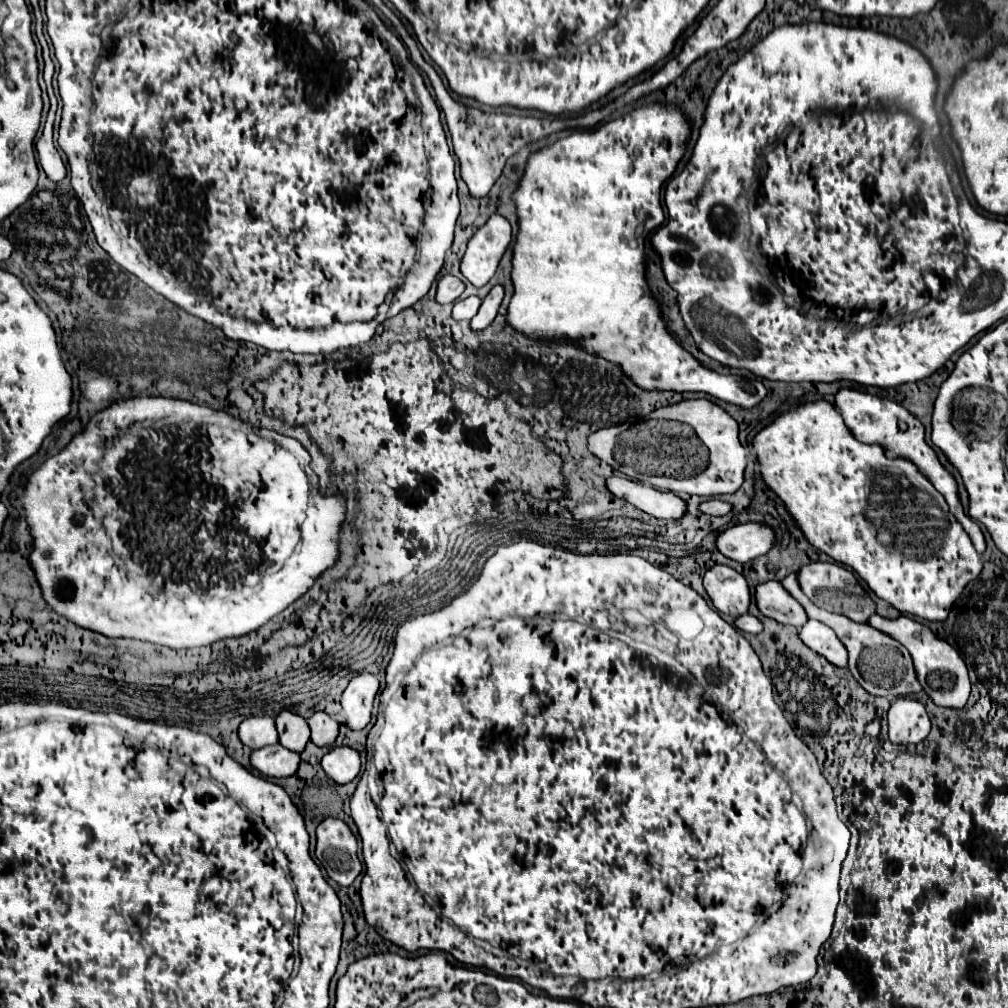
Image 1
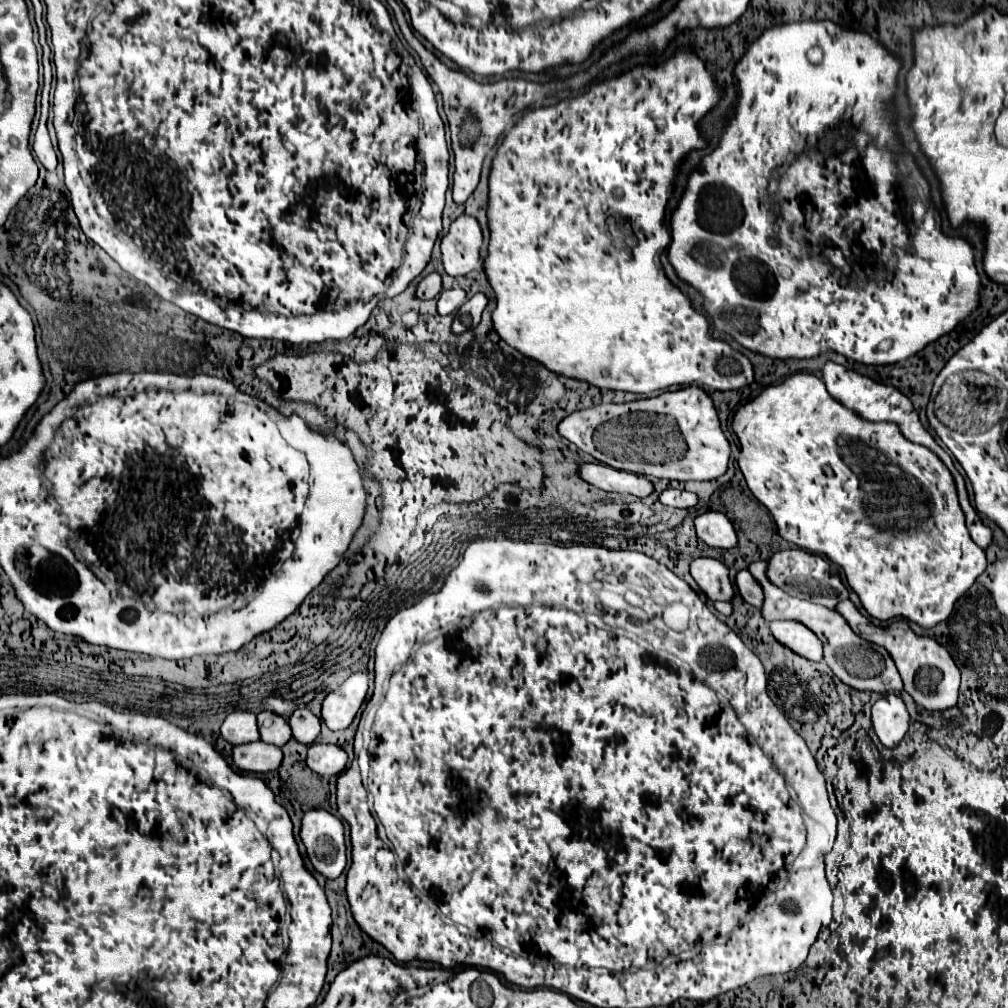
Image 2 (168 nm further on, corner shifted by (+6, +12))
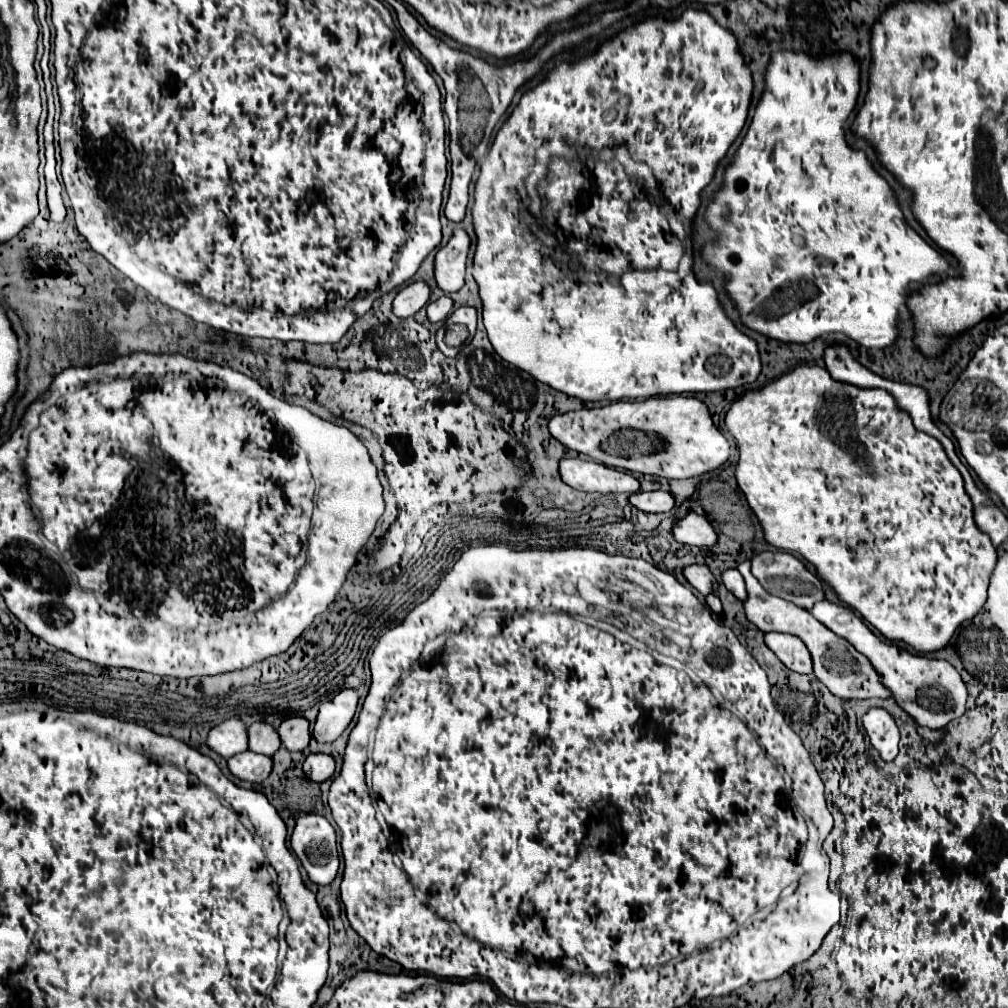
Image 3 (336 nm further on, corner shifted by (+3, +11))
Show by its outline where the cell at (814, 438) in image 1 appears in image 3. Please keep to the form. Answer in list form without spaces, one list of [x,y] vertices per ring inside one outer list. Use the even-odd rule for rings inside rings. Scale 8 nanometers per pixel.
[[[795,367],[793,371],[781,375],[779,379],[771,381],[761,389],[749,390],[743,393],[731,405],[731,409],[725,415],[725,425],[729,433],[735,437],[739,445],[739,463],[737,463],[737,483],[741,491],[747,497],[749,507],[757,515],[765,539],[775,545],[777,549],[797,553],[809,563],[817,567],[819,577],[829,583],[843,603],[851,605],[855,611],[861,613],[861,617],[871,623],[875,629],[879,629],[887,639],[891,641],[905,641],[919,653],[933,653],[941,647],[945,647],[959,627],[961,621],[971,619],[985,603],[987,599],[987,587],[989,577],[995,569],[997,551],[991,545],[989,537],[981,533],[973,521],[973,505],[969,495],[963,489],[963,477],[961,473],[951,465],[947,455],[943,453],[943,447],[933,437],[927,437],[925,433],[917,431],[907,413],[897,409],[891,395],[887,395],[883,389],[859,389],[847,383],[833,381],[827,373],[827,369],[821,367]]]

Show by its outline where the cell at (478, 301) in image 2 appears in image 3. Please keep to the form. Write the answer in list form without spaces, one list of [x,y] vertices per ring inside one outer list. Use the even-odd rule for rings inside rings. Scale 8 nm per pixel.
[[[459,307],[455,309],[449,319],[447,319],[447,325],[449,323],[465,323],[469,327],[469,333],[473,335],[475,333],[475,327],[477,327],[477,309],[475,307]]]

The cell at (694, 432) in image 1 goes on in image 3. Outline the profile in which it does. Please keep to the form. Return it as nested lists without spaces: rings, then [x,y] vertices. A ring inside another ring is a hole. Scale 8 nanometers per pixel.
[[[683,395],[651,397],[645,401],[617,401],[603,407],[569,411],[569,413],[551,417],[549,431],[567,449],[583,453],[595,459],[597,463],[603,463],[615,469],[621,467],[633,473],[665,477],[665,479],[691,479],[721,467],[729,459],[729,441],[713,425],[711,413],[699,397],[683,397]]]

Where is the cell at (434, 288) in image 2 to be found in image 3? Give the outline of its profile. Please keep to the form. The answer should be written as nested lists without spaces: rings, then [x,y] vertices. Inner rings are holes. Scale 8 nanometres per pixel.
[[[417,281],[401,289],[393,301],[393,313],[399,315],[401,319],[415,315],[423,305],[429,303],[431,287],[425,281]]]

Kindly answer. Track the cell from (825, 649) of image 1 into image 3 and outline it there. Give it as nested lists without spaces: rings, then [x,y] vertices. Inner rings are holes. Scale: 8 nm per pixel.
[[[771,631],[771,633],[765,633],[765,643],[791,671],[813,673],[811,653],[809,653],[807,645],[803,645],[803,641],[797,635]]]

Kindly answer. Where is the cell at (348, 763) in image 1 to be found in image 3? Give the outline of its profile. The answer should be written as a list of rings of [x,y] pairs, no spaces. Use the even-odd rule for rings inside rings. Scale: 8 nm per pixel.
[[[309,753],[303,763],[303,771],[311,781],[323,783],[335,773],[335,759],[325,753]]]

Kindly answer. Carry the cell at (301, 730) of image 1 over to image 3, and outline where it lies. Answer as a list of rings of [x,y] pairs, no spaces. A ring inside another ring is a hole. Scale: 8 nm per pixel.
[[[257,721],[249,727],[249,749],[261,755],[275,755],[281,747],[277,729],[267,721]]]

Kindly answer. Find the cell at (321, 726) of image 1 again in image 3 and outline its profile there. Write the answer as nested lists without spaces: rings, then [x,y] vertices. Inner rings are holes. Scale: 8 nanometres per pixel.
[[[289,717],[279,725],[279,737],[289,751],[303,751],[311,741],[309,721],[305,717]]]

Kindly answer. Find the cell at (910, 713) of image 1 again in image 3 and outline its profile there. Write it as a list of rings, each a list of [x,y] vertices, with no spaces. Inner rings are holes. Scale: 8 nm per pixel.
[[[875,707],[863,717],[863,725],[867,737],[871,739],[873,747],[879,751],[881,759],[893,761],[899,753],[899,737],[901,737],[893,715],[883,707]]]

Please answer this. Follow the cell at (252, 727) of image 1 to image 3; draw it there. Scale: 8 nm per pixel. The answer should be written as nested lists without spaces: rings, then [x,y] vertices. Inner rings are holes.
[[[239,717],[227,719],[221,725],[211,729],[211,733],[207,737],[207,745],[225,759],[229,759],[237,753],[243,753],[249,749],[247,725]]]

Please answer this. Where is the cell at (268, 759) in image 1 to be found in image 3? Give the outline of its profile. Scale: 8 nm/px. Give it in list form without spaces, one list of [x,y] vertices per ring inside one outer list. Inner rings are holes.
[[[251,751],[231,757],[227,765],[235,777],[249,781],[249,783],[261,783],[273,771],[271,757],[265,757],[261,753],[251,753]]]

